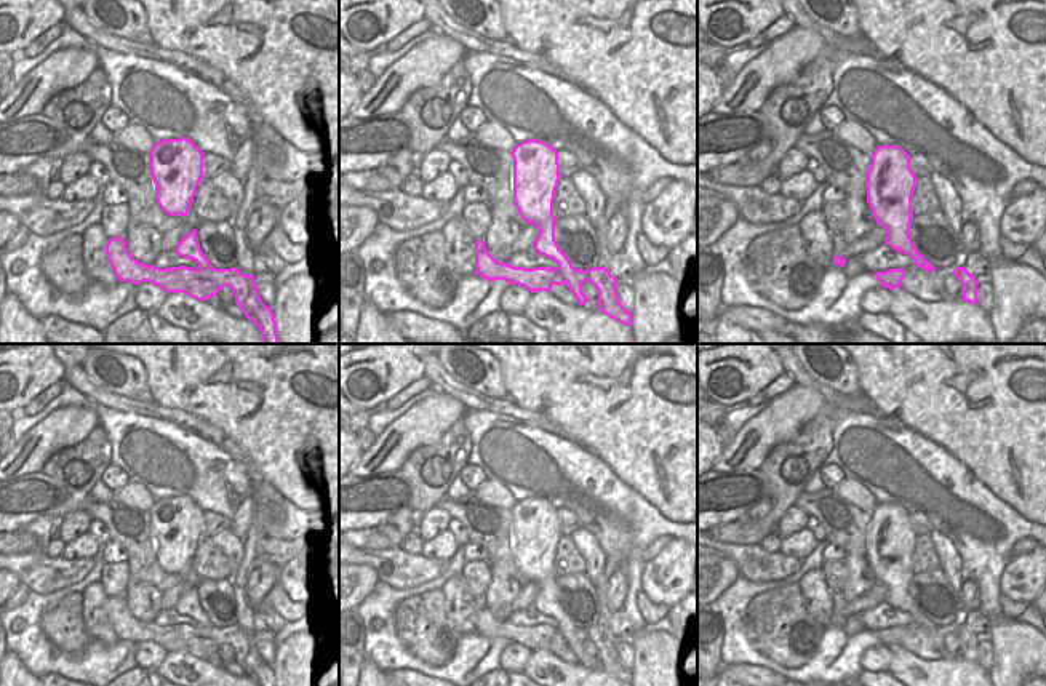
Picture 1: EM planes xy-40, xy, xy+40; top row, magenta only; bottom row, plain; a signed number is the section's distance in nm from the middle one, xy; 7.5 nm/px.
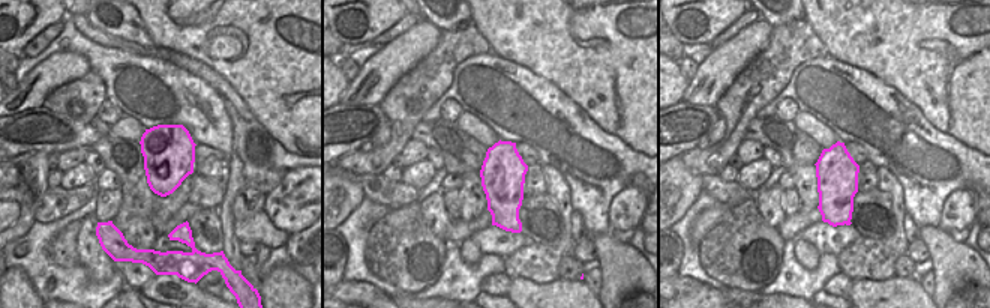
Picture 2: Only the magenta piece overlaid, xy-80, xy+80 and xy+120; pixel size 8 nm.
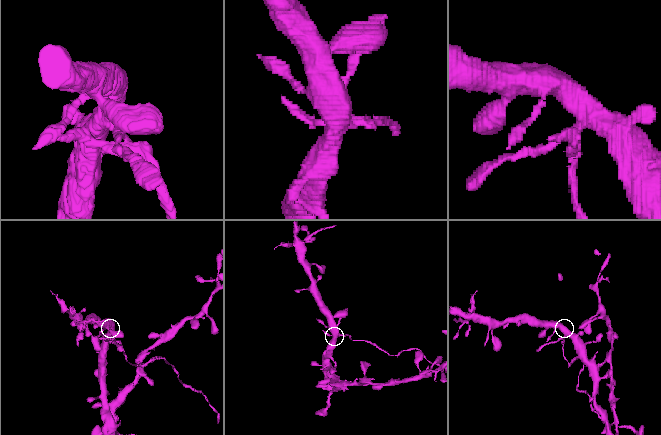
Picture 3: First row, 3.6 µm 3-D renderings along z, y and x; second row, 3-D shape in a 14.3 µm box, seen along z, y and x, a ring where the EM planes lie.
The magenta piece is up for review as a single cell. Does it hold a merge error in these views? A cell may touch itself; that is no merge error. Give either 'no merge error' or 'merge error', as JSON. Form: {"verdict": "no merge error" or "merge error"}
{"verdict": "merge error"}

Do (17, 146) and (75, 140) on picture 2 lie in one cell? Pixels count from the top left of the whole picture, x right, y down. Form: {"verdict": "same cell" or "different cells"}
{"verdict": "same cell"}

